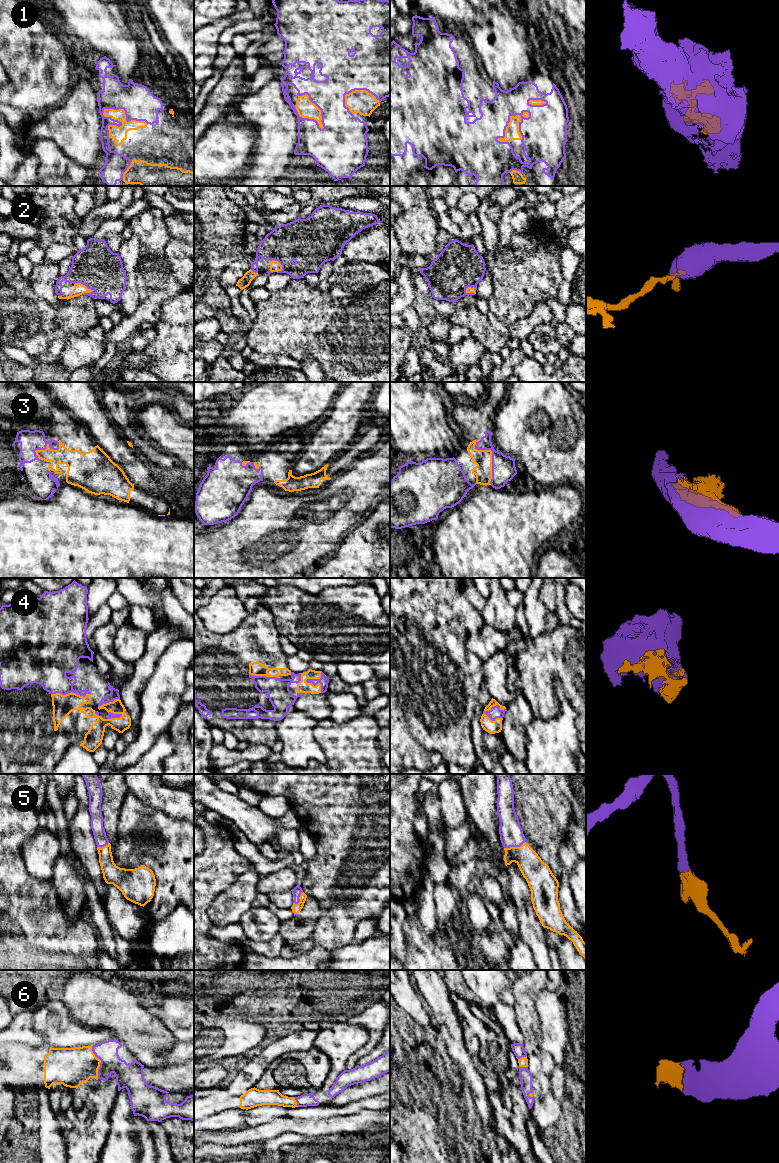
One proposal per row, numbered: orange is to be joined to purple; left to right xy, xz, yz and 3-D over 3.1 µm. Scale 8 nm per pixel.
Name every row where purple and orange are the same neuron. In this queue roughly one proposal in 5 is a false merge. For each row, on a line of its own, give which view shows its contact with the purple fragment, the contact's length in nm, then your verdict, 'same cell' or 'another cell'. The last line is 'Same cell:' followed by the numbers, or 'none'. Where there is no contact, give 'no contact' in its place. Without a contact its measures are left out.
1: meets purple in xy; contact 380 nm long; same cell
2: meets purple in xy; contact 160 nm long; same cell
3: meets purple in yz; contact 380 nm long; same cell
4: meets purple in yz; contact 190 nm long; same cell
5: meets purple in yz; contact 240 nm long; same cell
6: meets purple in xy; contact 280 nm long; same cell
Same cell: 1, 2, 3, 4, 5, 6

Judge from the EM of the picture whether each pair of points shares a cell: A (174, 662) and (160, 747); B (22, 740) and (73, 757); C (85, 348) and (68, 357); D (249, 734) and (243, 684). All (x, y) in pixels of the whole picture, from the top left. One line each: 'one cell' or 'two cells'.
A: two cells
B: two cells
C: one cell
D: one cell

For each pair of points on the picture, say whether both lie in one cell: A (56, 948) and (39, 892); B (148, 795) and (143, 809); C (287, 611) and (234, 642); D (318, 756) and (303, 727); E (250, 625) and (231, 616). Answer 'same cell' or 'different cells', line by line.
A: same cell
B: different cells
C: different cells
D: same cell
E: different cells

